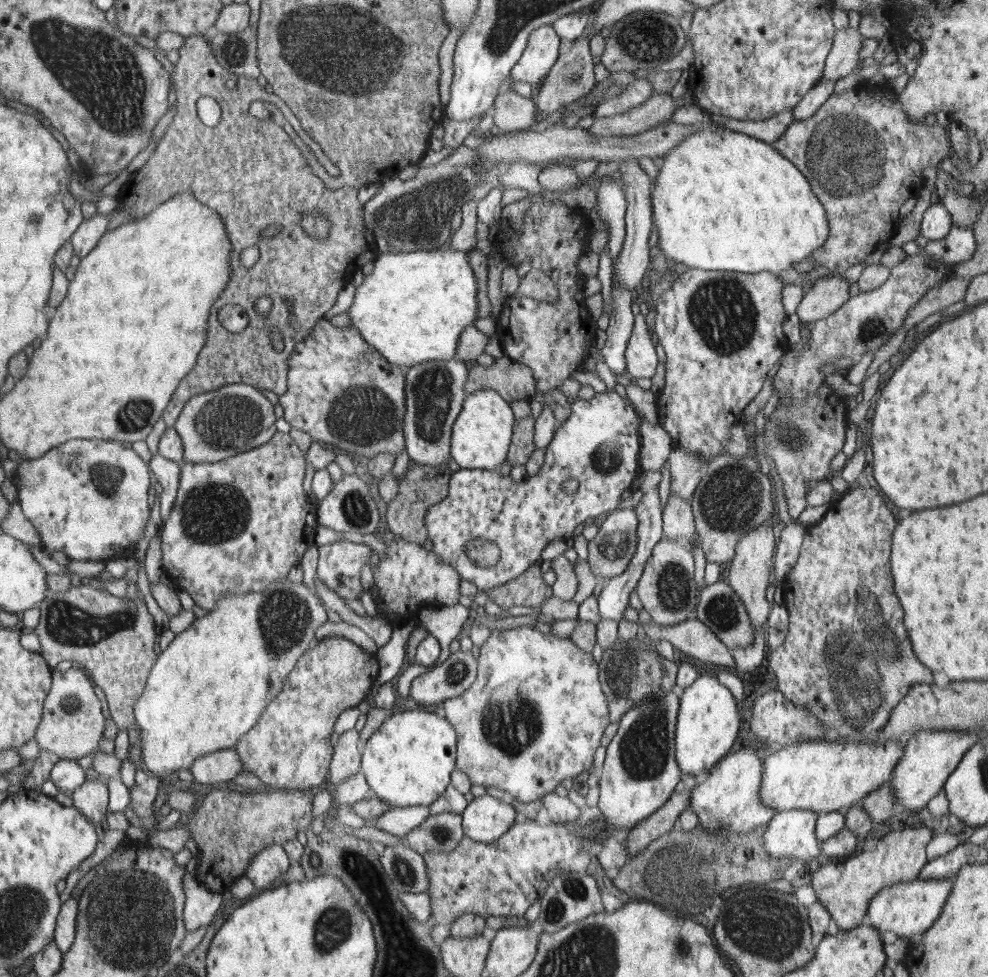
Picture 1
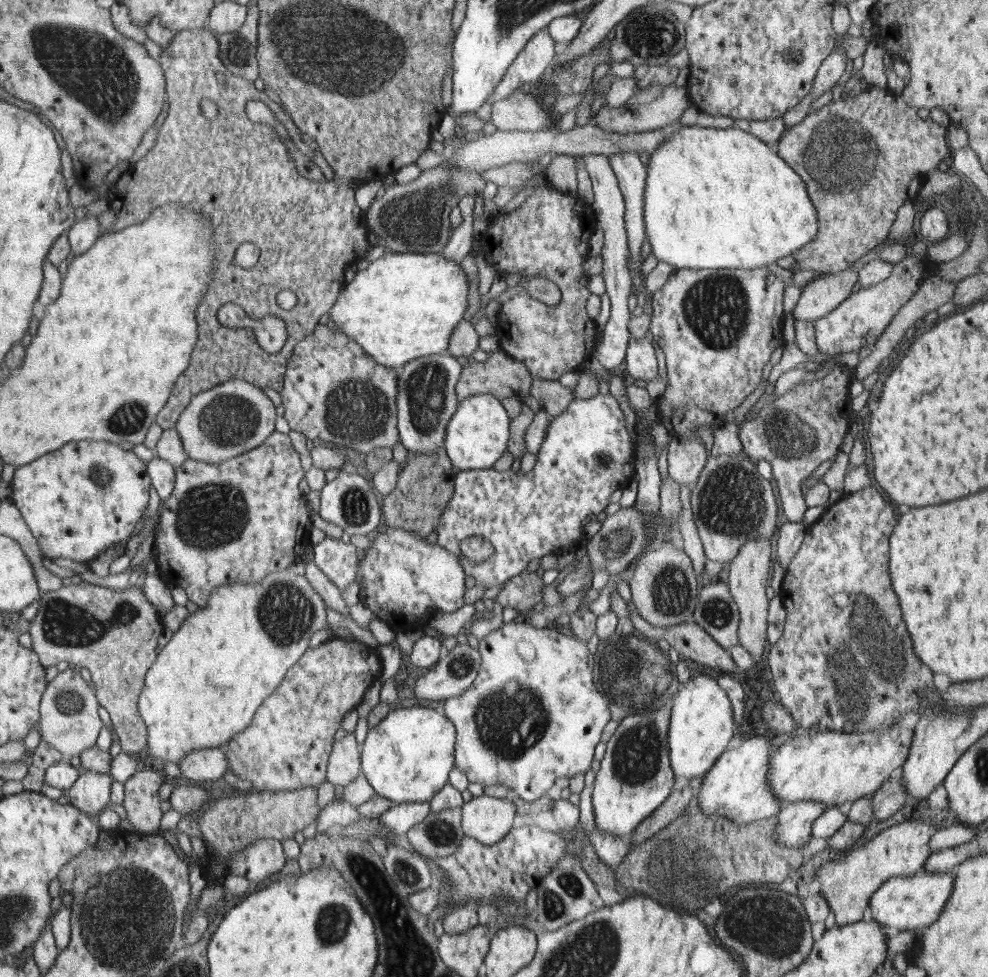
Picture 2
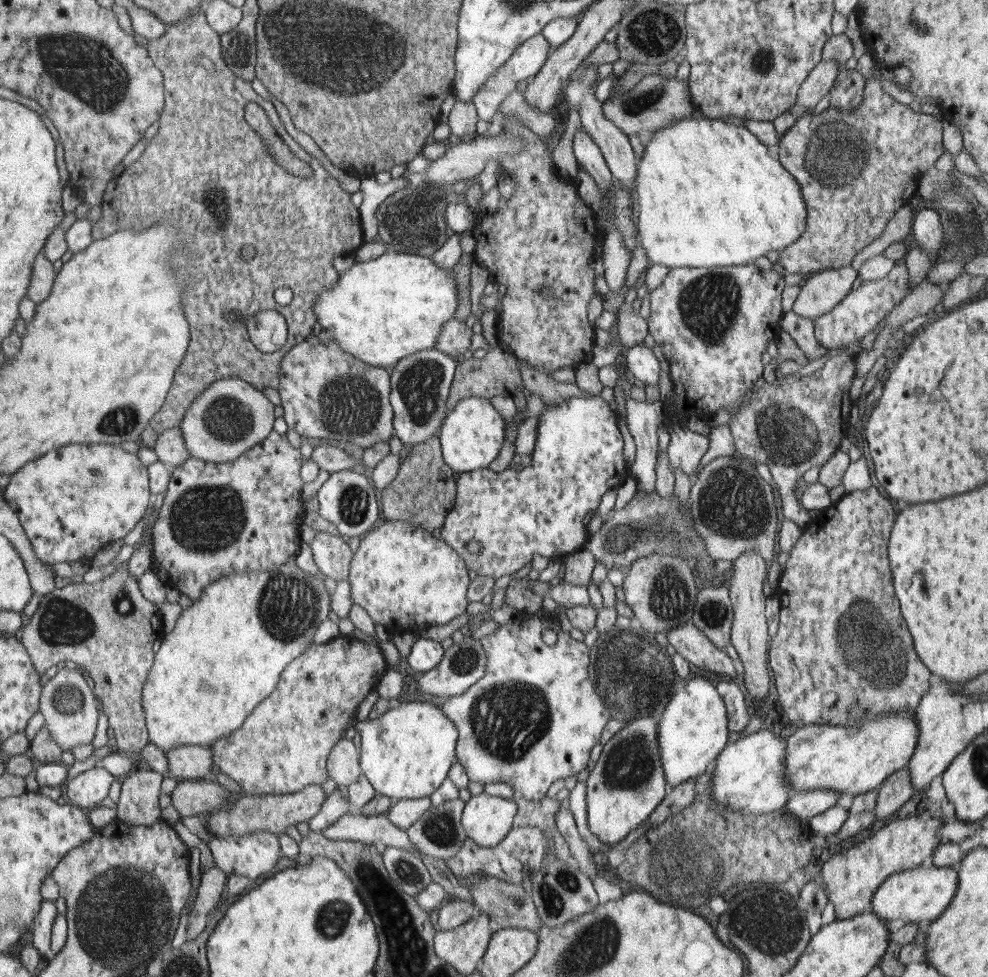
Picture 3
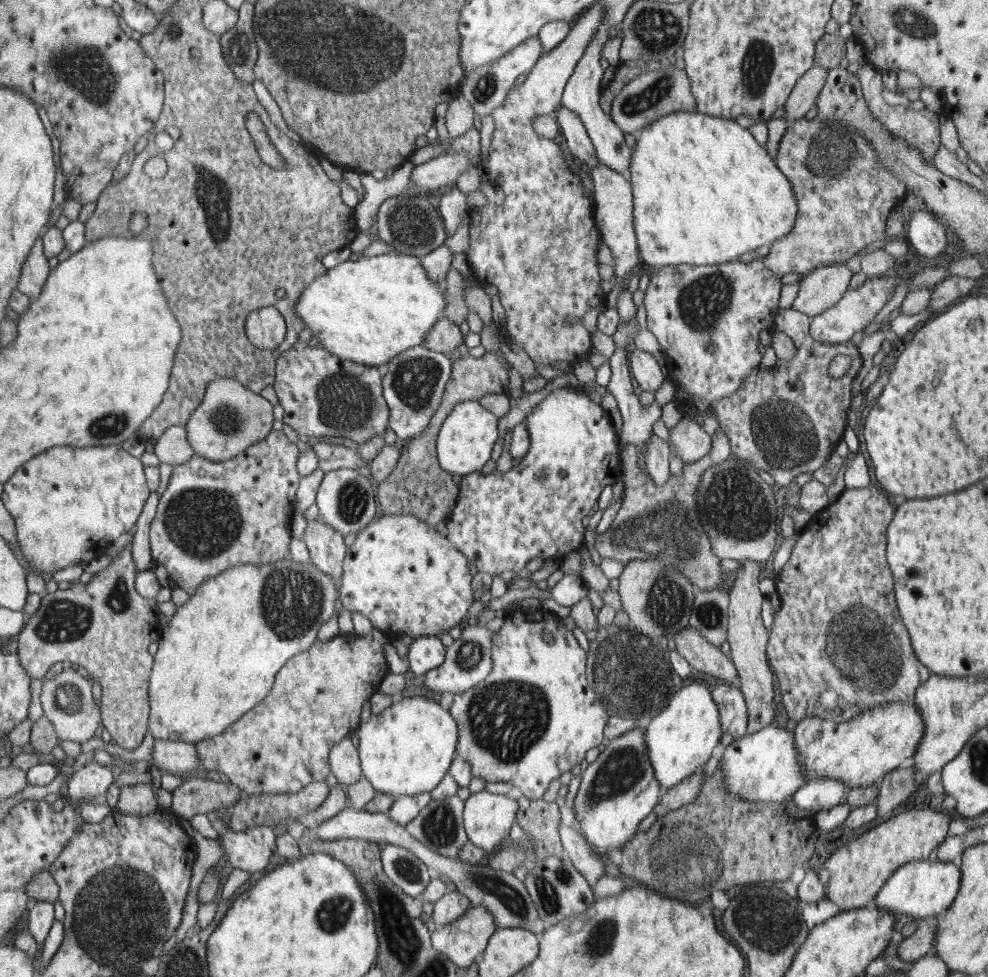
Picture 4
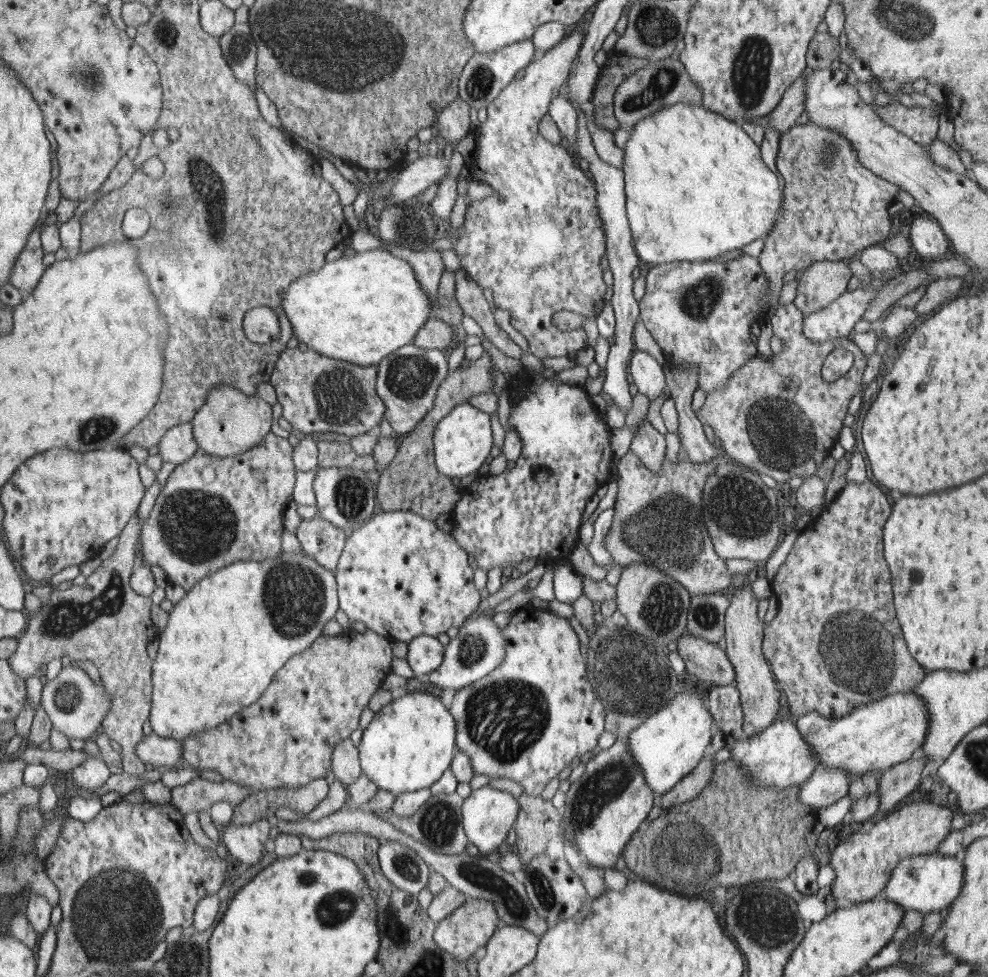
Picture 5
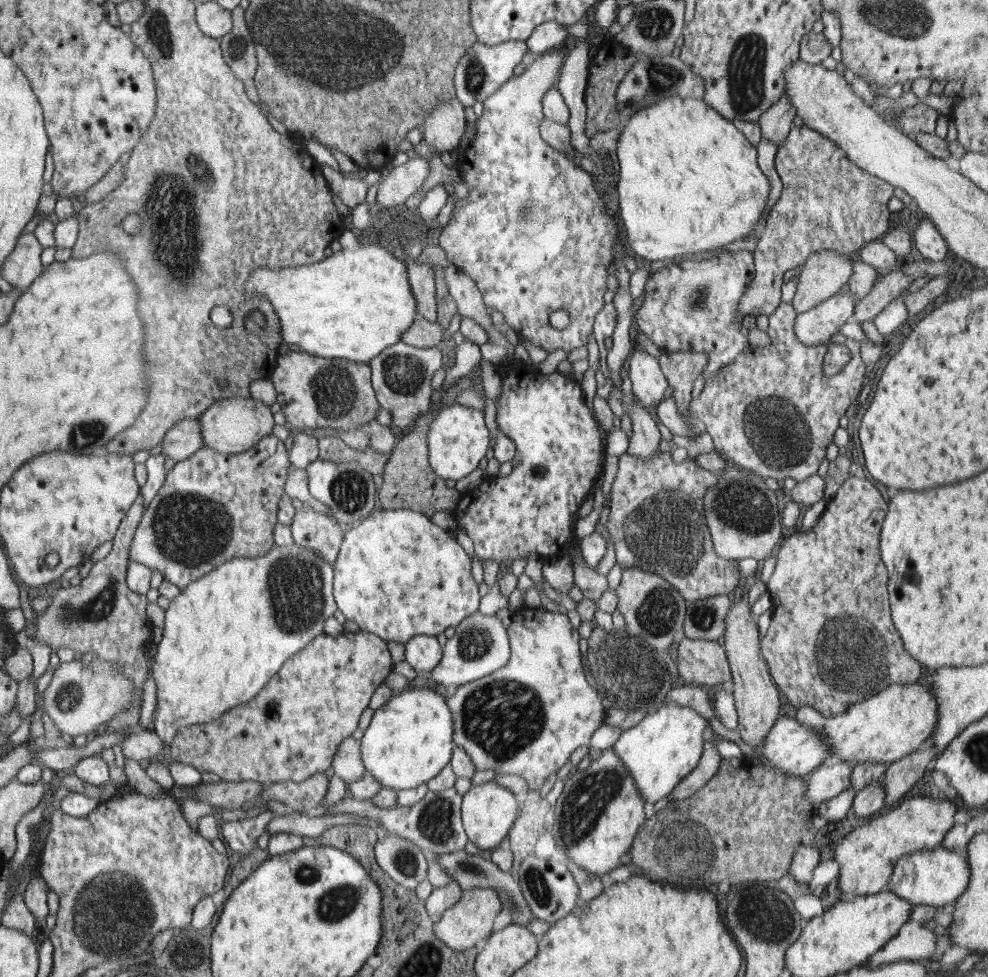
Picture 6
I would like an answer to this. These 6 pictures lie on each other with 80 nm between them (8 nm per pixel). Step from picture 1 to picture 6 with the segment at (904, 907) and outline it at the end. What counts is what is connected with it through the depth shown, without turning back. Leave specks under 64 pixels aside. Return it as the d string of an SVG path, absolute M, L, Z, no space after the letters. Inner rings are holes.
M942 845L932 850L916 851L904 855L893 867L886 889L914 905L946 906L966 890L969 883L970 867L964 856Z

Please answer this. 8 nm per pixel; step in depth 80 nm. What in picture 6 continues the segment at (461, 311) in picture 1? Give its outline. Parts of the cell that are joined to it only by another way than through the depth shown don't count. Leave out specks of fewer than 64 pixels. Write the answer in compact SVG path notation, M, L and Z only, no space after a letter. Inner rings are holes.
M351 230L342 234L339 242L342 249L322 262L277 270L257 268L245 282L244 294L247 299L264 298L274 305L279 316L282 342L298 344L300 350L322 358L368 363L383 350L401 341L401 336L419 316L417 301L412 294L407 268L388 252L388 248L381 244L359 244Z

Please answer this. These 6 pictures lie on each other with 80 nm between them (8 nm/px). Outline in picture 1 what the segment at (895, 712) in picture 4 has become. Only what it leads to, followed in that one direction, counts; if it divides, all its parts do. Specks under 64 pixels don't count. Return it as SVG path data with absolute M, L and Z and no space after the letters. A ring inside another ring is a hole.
M839 737L839 740L809 740L791 742L780 750L768 753L763 760L761 789L759 795L764 806L773 808L776 813L784 810L811 810L818 814L836 812L854 807L872 791L884 783L889 783L890 774L900 760L905 749L899 742L886 741L882 744L868 739Z

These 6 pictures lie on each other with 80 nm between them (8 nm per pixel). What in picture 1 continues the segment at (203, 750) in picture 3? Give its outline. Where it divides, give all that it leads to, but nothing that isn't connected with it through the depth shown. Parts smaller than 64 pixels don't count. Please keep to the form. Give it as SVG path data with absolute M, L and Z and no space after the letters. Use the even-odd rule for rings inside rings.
M234 748L211 752L197 758L189 769L200 784L234 781L243 772L240 755Z

